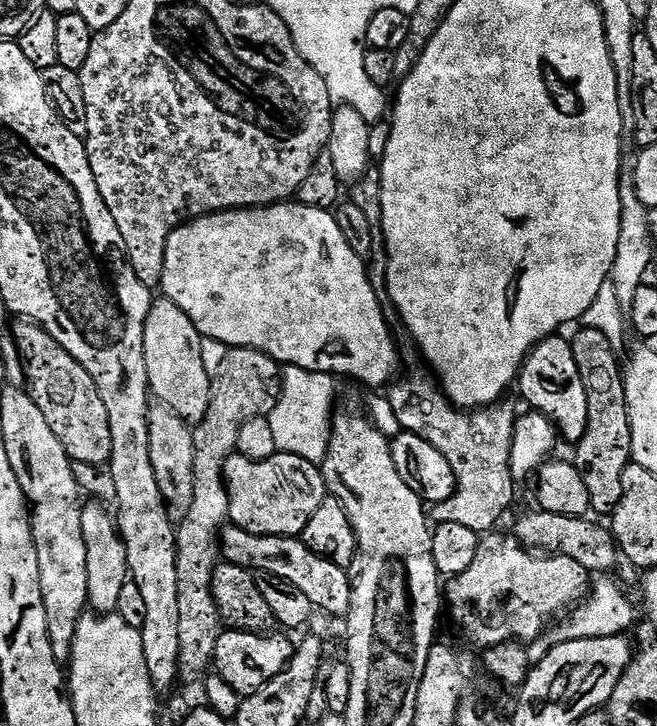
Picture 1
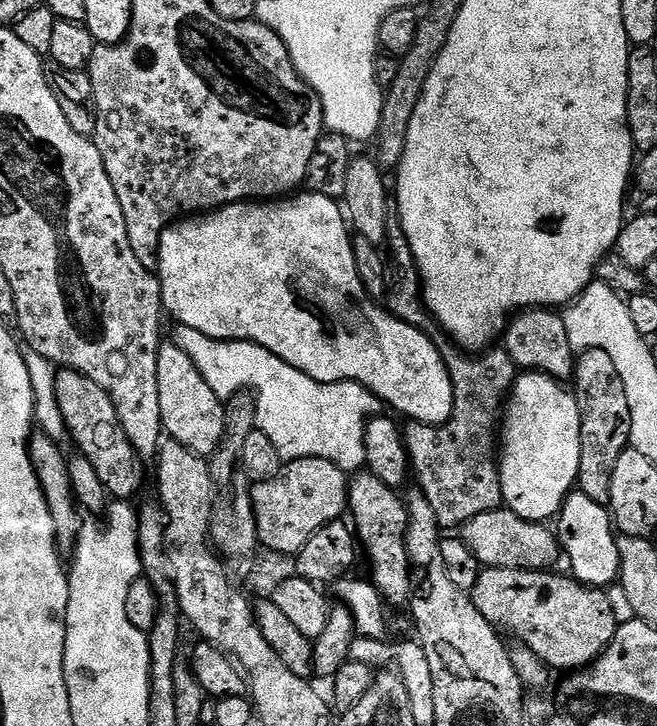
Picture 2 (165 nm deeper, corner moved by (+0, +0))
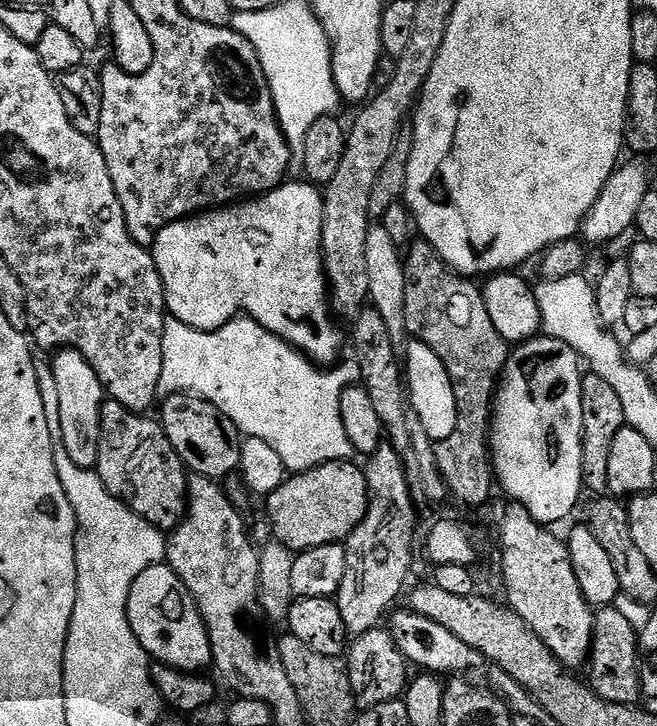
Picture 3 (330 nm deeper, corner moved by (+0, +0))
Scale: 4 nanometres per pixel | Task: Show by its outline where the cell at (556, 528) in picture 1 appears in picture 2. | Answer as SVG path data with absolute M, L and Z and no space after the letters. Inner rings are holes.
M504 506L466 521L462 525L462 538L484 568L521 568L538 572L551 569L551 564L562 556L560 541L547 523L523 520Z

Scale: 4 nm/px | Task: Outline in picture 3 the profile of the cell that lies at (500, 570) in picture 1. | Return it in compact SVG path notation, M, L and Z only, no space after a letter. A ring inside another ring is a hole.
M613 606L601 607L595 613L592 654L586 668L587 672L587 683L602 698L606 698L606 702L635 705L641 703L638 632Z

